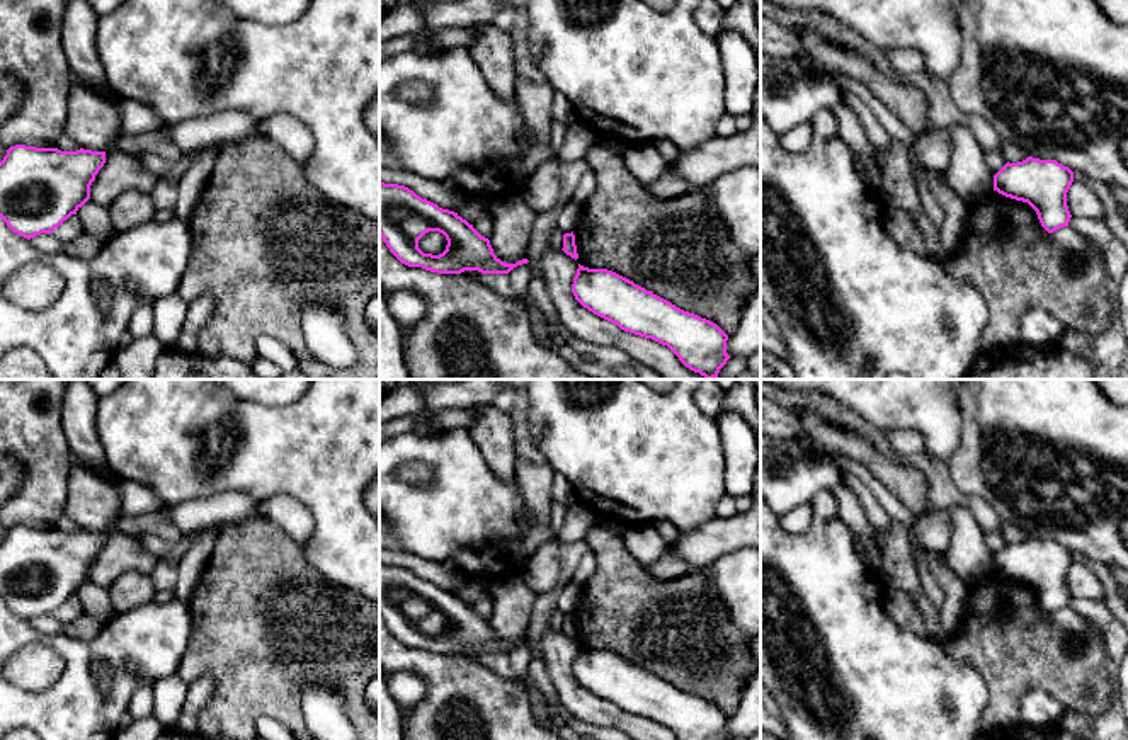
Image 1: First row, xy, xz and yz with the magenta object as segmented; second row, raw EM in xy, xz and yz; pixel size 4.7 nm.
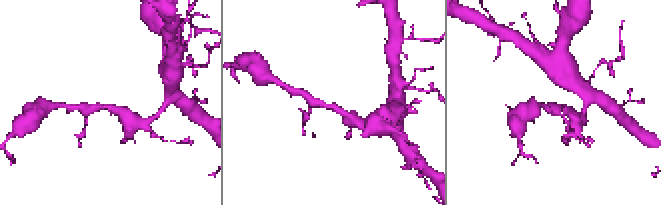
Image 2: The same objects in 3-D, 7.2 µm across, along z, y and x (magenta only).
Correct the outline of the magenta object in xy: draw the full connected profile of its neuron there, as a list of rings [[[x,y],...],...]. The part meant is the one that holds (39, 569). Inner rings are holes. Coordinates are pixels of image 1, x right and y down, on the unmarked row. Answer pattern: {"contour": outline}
{"contour": [[[15,526],[0,543],[0,599],[31,621],[53,614],[90,580],[105,532]]]}

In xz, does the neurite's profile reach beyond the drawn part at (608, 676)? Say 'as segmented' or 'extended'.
as segmented

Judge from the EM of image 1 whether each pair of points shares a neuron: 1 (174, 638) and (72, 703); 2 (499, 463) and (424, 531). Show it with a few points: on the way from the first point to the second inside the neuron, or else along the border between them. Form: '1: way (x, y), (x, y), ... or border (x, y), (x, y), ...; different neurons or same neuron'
1: way (142, 638), (123, 638), (94, 652), (79, 671); same neuron
2: border (468, 434), (489, 468), (499, 478), (514, 482); different neurons

